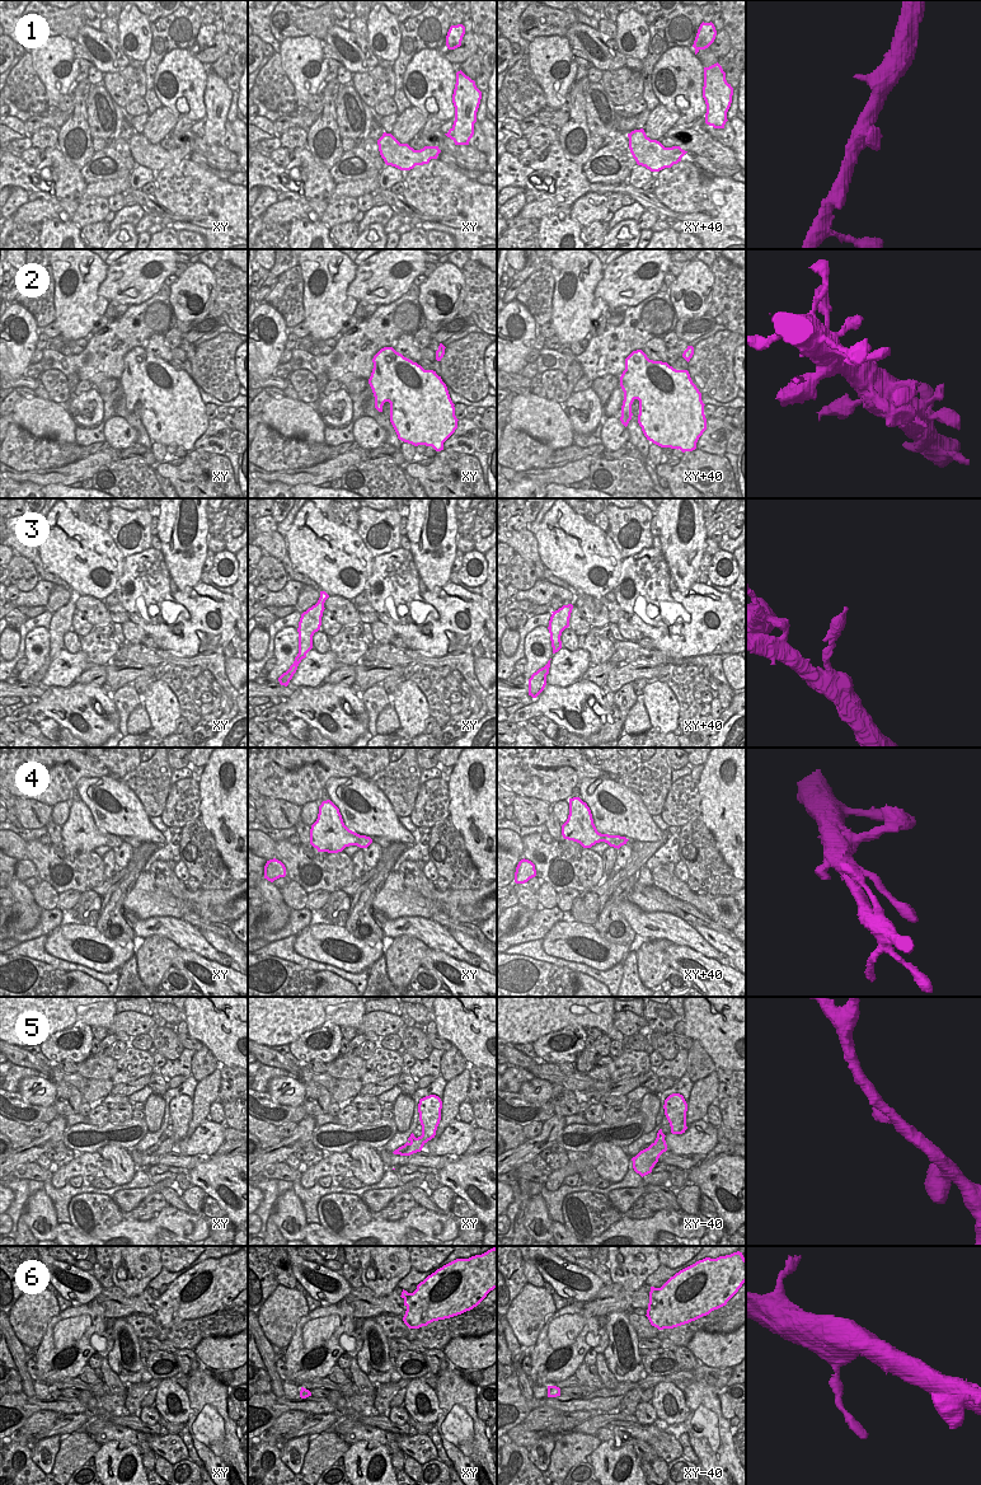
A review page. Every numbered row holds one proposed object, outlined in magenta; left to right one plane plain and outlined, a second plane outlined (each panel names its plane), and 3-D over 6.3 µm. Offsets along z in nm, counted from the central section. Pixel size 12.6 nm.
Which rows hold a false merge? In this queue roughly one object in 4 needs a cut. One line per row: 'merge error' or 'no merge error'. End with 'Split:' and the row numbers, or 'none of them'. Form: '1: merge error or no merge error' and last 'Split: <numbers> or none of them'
1: no merge error
2: no merge error
3: no merge error
4: no merge error
5: no merge error
6: no merge error
Split: none of them

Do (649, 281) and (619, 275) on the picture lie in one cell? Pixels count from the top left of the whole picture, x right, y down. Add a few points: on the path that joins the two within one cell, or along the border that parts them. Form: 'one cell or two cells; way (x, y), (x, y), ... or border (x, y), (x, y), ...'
one cell; way (642, 280), (627, 279)

